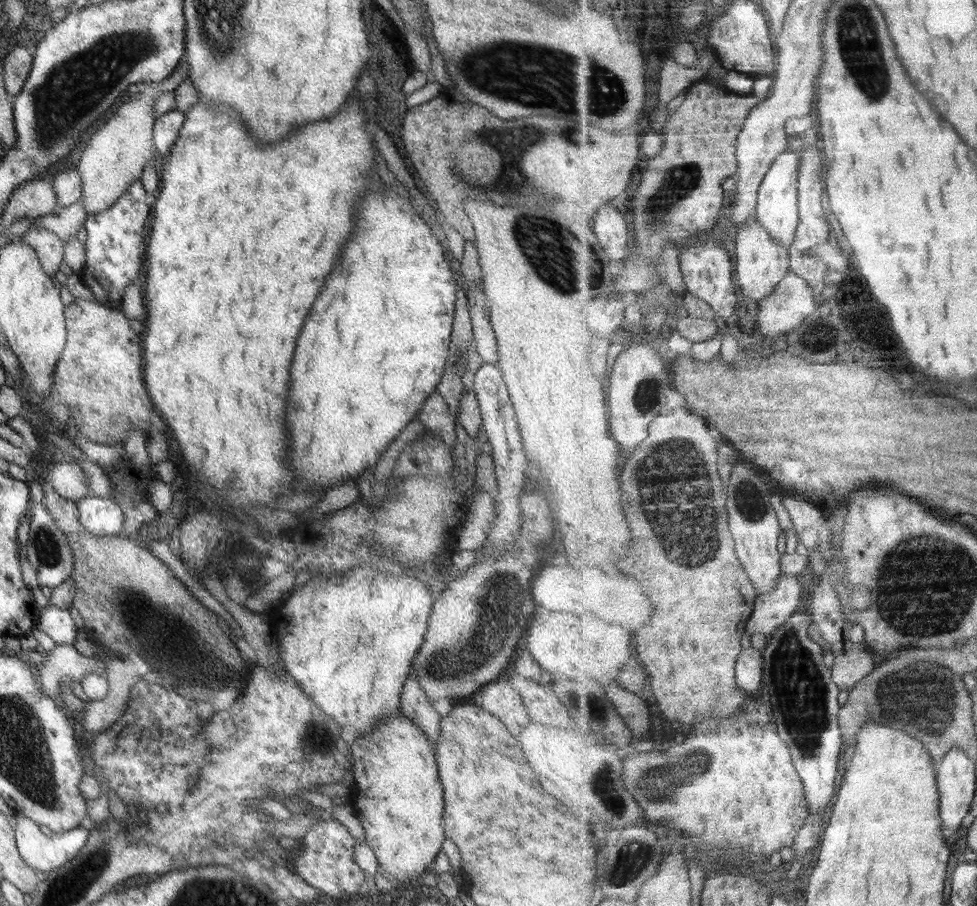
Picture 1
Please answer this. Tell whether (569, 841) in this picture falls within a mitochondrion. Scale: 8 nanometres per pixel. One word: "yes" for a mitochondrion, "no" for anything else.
no

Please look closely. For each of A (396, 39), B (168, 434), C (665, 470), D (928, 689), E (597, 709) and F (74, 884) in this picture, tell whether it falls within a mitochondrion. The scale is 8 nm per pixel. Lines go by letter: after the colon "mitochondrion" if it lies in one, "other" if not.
A: other
B: other
C: mitochondrion
D: mitochondrion
E: mitochondrion
F: mitochondrion

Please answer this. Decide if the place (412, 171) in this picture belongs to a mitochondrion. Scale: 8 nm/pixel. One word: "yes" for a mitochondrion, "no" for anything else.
no

